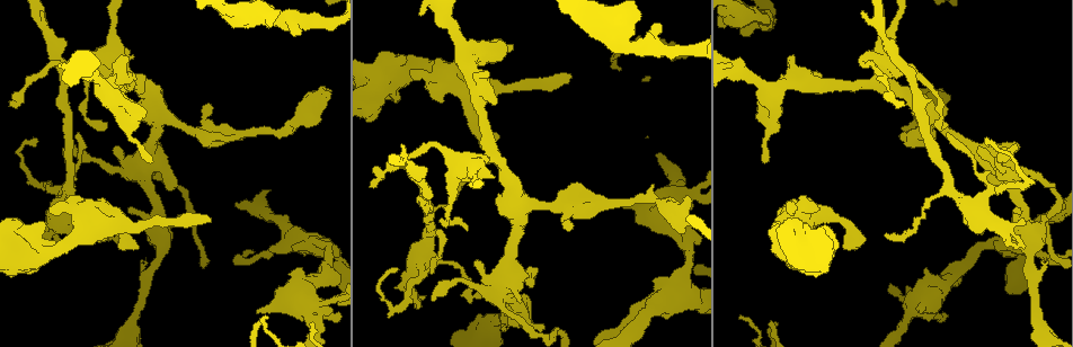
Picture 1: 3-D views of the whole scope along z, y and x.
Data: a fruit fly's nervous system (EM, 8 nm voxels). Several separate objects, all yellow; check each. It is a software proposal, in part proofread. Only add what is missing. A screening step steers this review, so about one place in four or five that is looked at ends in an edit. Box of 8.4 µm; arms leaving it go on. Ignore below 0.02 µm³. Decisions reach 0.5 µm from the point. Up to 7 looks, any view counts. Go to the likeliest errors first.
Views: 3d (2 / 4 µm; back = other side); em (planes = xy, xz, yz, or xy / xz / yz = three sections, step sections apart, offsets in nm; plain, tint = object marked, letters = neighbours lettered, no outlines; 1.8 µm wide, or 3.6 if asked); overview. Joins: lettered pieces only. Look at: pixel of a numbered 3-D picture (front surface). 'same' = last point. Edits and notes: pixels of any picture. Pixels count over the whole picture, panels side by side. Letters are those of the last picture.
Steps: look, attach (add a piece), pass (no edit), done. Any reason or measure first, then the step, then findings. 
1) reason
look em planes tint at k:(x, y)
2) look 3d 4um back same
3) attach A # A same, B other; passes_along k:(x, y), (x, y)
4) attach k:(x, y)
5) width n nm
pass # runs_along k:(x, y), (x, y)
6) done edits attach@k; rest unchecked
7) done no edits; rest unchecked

free end
look em planes tint at 1:(418, 309)

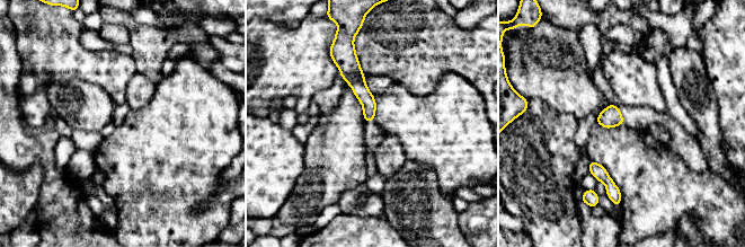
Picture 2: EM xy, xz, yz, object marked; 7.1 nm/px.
see the neighbours
look em planes letters same

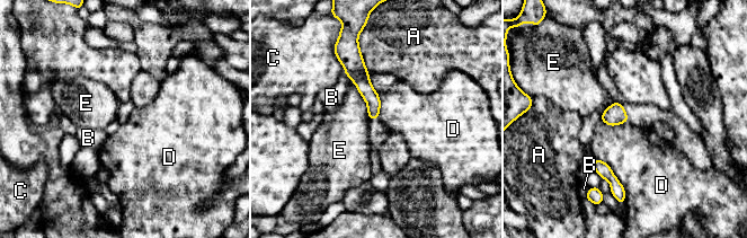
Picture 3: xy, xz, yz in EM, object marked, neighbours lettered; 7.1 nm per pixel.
width 100 nm
pass # A other, B other, C other, D other, E other; runs_along 3:(353, 56), (374, 116); no lettered piece goes on from it

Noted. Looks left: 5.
branch stops here
look 3d 4um at 1:(741, 31)

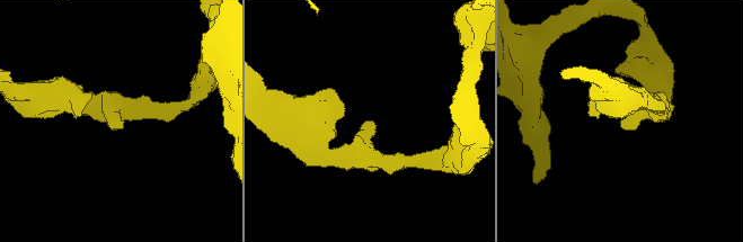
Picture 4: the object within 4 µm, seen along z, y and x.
look em planes letters at 4:(116, 123)

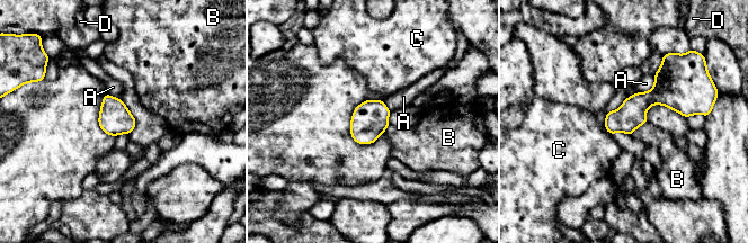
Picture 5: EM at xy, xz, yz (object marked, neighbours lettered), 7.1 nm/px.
pass # A other, B other, C other, D other; border 5:(647, 122), (641, 124), (631, 134); no lettered piece goes on from it

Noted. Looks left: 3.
sharp bend
look em xy step 8 letters at 1:(683, 284)

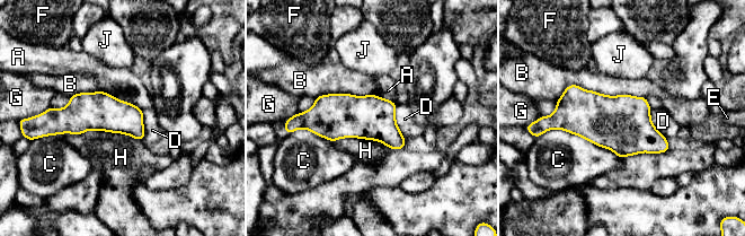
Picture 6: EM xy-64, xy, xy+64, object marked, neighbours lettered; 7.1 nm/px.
look em xz step 8 letters same

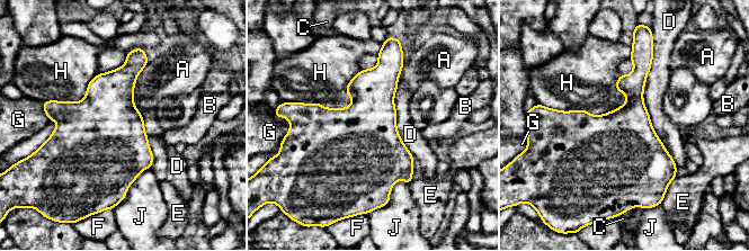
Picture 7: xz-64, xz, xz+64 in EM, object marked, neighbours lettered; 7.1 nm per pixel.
pass # A other, B other, C other, D other, E other, F other, G other, H other, J other; border 7:(97, 73), (81, 99), (46, 101); no lettered piece goes on from it

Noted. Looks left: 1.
done no edits; rest unchecked

